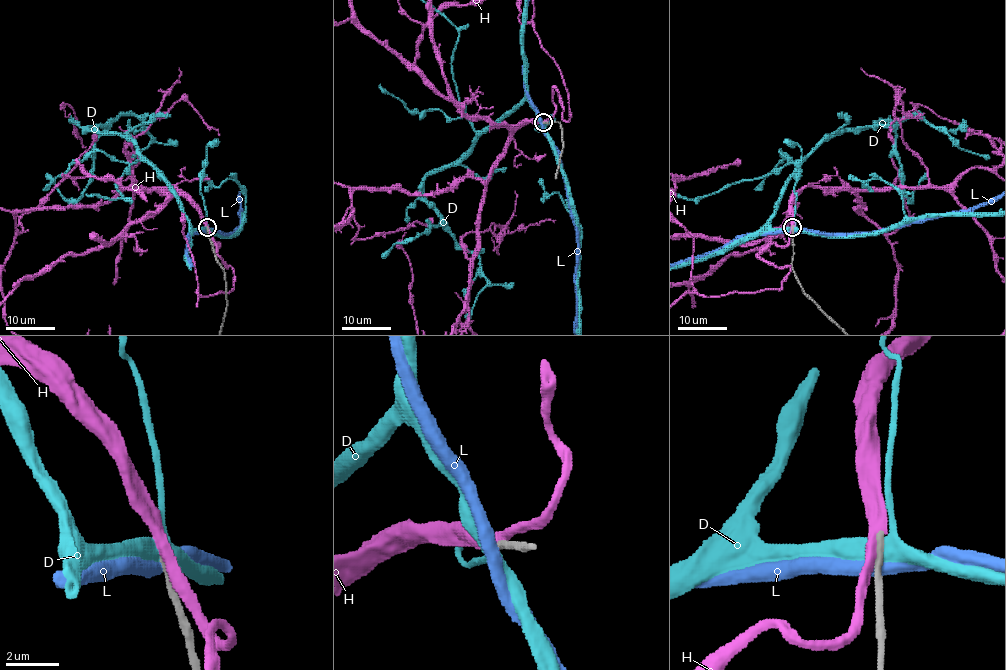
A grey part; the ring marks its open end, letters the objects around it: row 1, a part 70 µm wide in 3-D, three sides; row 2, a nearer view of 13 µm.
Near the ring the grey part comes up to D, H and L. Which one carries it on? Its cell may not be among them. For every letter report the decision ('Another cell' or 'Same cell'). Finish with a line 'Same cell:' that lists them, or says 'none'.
D: Another cell
H: Same cell
L: Another cell
Same cell: H

